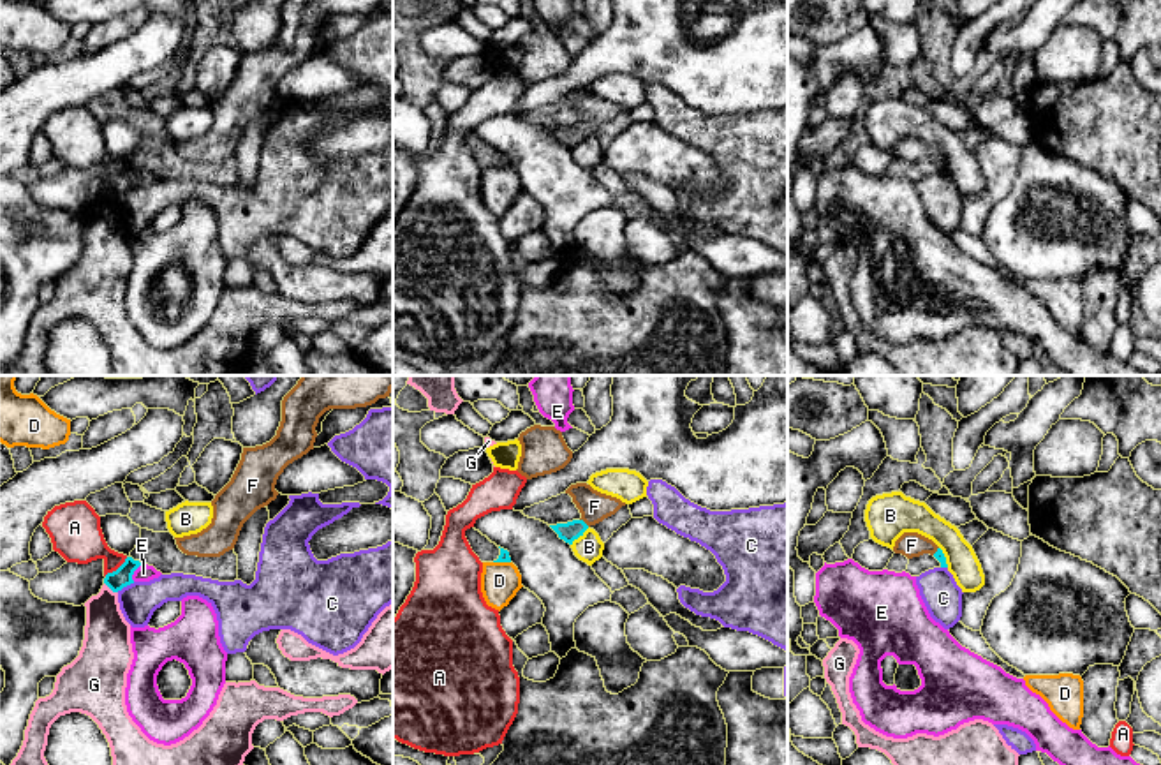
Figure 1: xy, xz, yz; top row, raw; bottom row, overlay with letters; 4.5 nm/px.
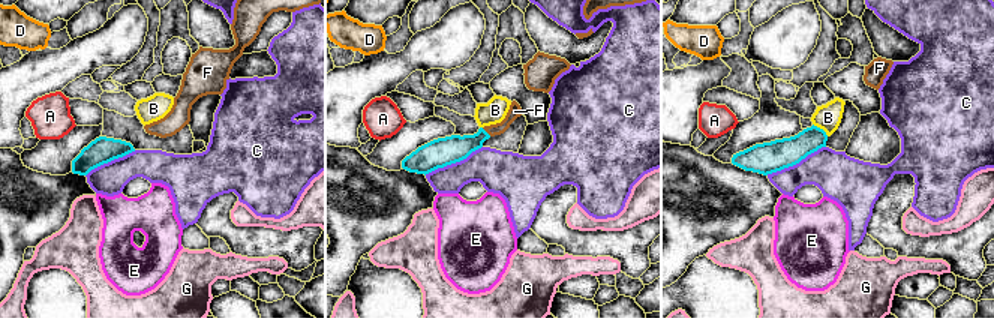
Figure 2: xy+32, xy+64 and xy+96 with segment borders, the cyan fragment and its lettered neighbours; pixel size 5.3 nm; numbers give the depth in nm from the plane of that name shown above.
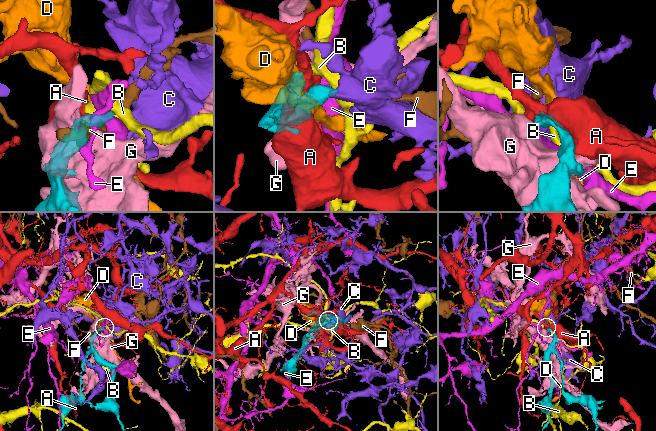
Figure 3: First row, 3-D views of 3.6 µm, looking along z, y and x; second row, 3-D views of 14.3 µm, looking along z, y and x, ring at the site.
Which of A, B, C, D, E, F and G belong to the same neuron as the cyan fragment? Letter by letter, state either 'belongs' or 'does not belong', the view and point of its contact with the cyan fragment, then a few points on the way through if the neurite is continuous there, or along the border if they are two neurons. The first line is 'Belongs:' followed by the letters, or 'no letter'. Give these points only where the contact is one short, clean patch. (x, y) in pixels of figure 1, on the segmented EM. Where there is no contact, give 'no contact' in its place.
Belongs: F
A: does not belong; contact xy (117, 570)
B: does not belong; contact xz (578, 536); border xz (589, 527), (571, 545)
C: does not belong; contact xy (125, 586); border xy (134, 582), (117, 591)
D: does not belong; contact xz (502, 561)
E: does not belong; contact xy (133, 573); border xy (141, 564), (134, 571), (133, 580)
F: belongs; contact xz (584, 522); way xz (569, 531), (584, 522), (594, 506)
G: does not belong; contact xy (111, 589)

